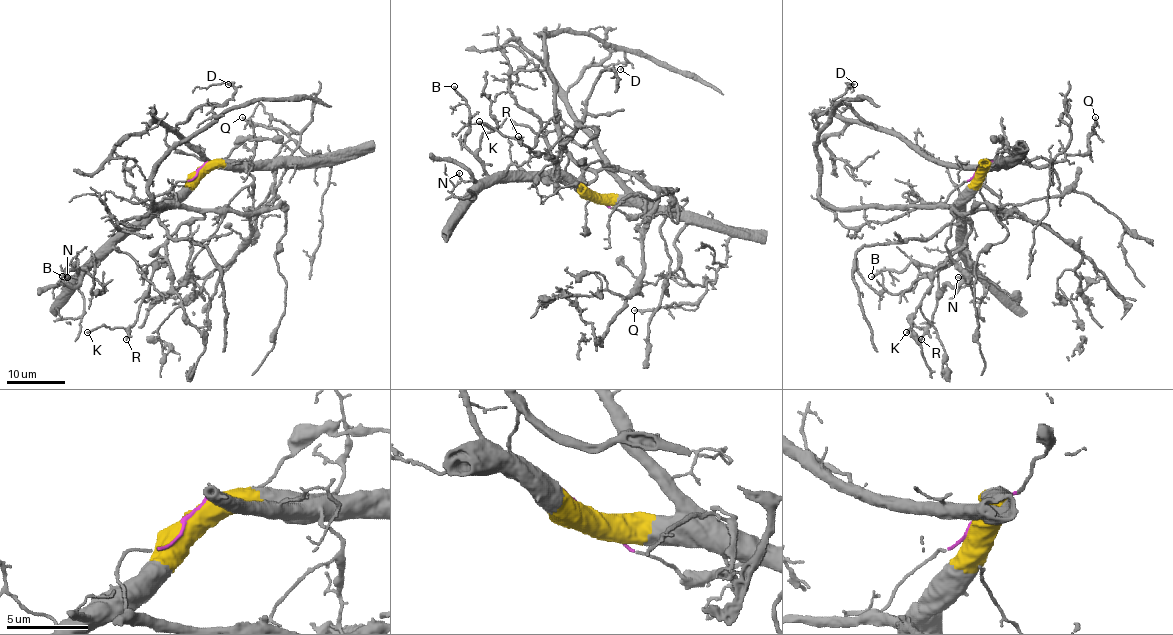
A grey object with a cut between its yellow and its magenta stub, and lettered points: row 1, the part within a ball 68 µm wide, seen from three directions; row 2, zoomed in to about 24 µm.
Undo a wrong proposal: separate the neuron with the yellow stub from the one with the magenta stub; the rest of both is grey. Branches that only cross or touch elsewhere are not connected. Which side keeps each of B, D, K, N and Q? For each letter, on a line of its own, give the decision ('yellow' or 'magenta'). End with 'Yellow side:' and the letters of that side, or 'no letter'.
B: yellow
D: yellow
K: magenta
N: yellow
Q: yellow
Yellow side: B, D, N, Q

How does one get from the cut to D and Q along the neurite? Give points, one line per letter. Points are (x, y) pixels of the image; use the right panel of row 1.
D: (978, 168), (943, 165), (922, 156), (900, 136), (864, 121), (849, 105), (836, 105), (834, 99), (855, 84)
Q: (978, 168), (1015, 165), (1021, 159), (1062, 162), (1066, 153), (1084, 155), (1095, 117)

